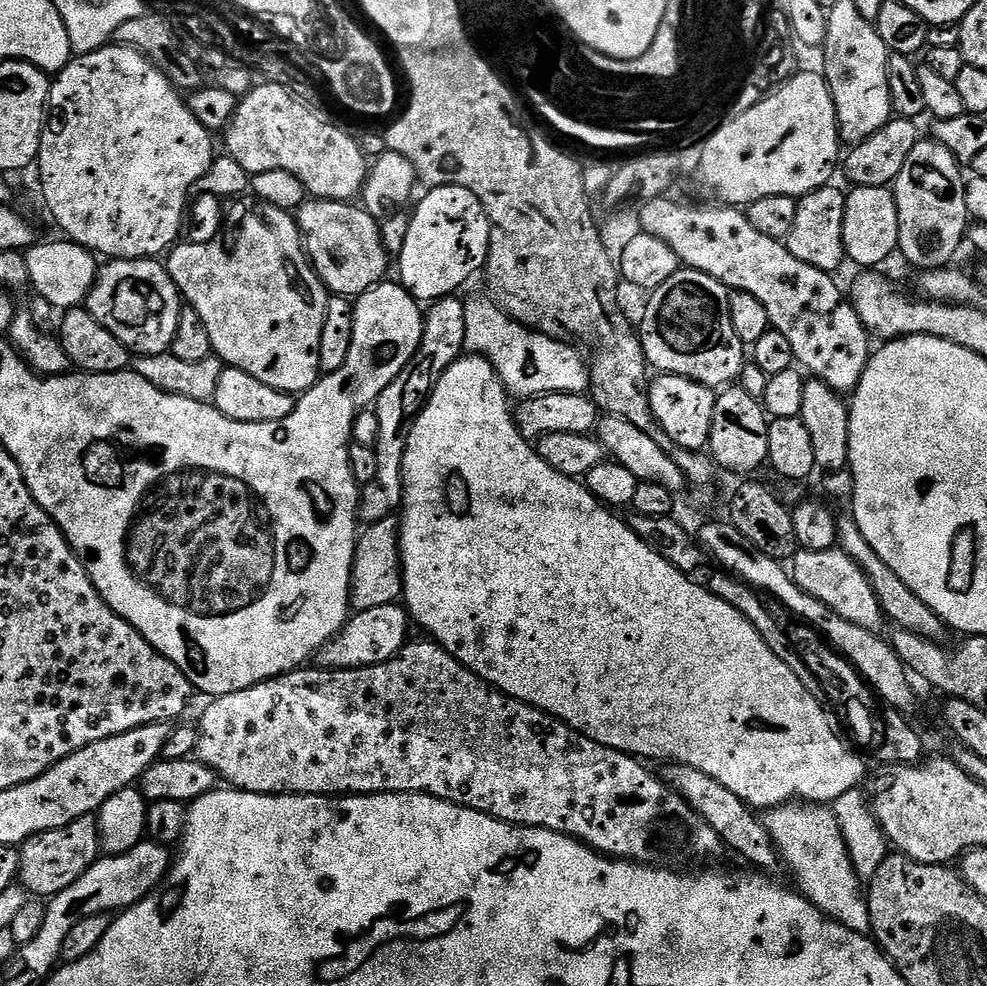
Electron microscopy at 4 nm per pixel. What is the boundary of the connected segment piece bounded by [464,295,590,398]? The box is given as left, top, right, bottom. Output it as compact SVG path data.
M491 295L472 296L464 300L464 317L466 318L465 349L471 355L482 356L492 361L494 370L500 375L500 380L512 398L531 398L546 394L584 394L590 388L590 364L587 359L580 357L579 347L563 340L556 340L525 324L518 324L503 308L499 307Z

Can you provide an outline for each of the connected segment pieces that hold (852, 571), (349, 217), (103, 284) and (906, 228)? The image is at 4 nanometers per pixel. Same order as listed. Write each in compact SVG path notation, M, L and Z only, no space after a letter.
M836 548L821 552L797 551L790 561L790 575L803 592L818 598L818 602L826 602L826 606L830 606L834 614L846 618L846 622L873 630L879 629L880 623L885 623L884 611L866 574L844 552Z
M309 198L294 216L312 268L334 296L355 298L387 277L390 257L380 237L380 224L365 207L356 206L342 200Z
M109 259L99 265L96 281L88 295L86 307L90 314L94 314L94 318L98 318L98 322L102 322L102 326L106 326L106 330L110 330L110 334L114 334L114 338L118 338L118 342L122 342L122 346L128 348L129 353L136 356L157 356L169 351L172 347L174 330L178 330L180 321L182 297L167 267L159 259Z
M931 138L917 139L914 150L910 154L910 158L906 158L906 166L902 166L902 174L898 174L894 185L896 193L896 205L898 206L898 252L899 255L904 255L910 263L916 267L916 270L927 270L929 268L947 268L953 263L952 260L956 256L956 251L960 248L960 243L963 245L966 240L966 233L970 227L970 217L966 210L966 190L964 185L966 183L966 176L963 176L962 166L954 158L954 154L950 154L950 150L946 150L946 146L942 146L938 141Z

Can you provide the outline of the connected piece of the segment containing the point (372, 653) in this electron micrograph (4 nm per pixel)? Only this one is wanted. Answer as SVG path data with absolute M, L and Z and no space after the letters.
M399 603L374 606L374 610L356 612L349 615L340 633L320 648L314 657L315 663L325 670L341 672L369 668L393 660L404 649L405 644L409 643L408 628L410 629L408 609Z

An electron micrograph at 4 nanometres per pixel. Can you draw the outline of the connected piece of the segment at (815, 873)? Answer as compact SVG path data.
M807 802L782 804L778 808L767 809L762 819L770 838L776 843L781 861L796 875L799 891L809 902L820 908L842 926L852 932L871 933L870 910L862 887L860 875L850 862L838 818L831 807Z

